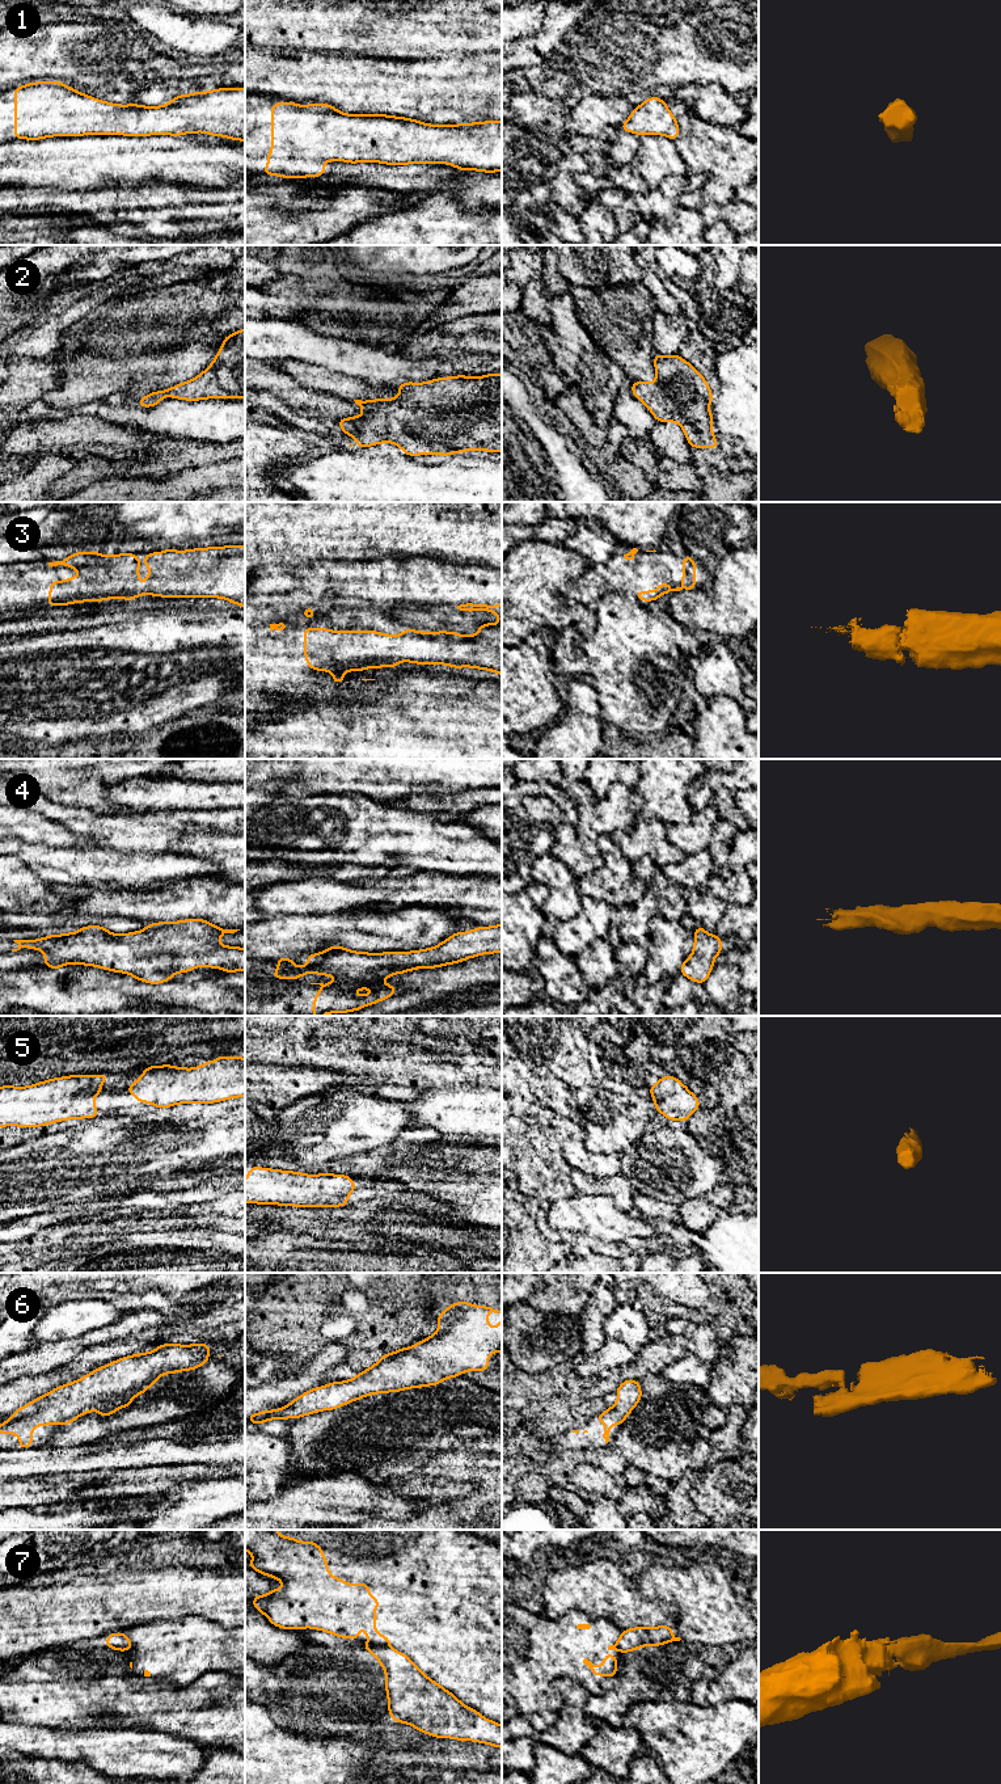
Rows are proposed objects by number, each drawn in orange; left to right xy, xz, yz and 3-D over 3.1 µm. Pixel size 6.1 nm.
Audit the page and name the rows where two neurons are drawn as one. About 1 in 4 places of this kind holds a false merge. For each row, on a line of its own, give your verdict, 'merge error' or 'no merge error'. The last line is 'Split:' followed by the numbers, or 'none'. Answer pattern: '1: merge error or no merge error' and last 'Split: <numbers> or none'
1: no merge error
2: no merge error
3: no merge error
4: no merge error
5: no merge error
6: no merge error
7: merge error
Split: 7

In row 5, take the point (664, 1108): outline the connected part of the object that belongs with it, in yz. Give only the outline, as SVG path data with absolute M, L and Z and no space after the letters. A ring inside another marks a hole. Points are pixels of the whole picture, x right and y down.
M672 1075L658 1079L649 1089L656 1112L668 1121L685 1122L694 1110L701 1108L697 1096Z

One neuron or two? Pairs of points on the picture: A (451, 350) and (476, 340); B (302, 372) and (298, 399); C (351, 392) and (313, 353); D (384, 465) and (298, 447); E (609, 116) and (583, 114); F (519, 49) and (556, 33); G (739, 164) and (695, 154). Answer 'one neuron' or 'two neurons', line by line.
A: one neuron
B: two neurons
C: two neurons
D: two neurons
E: one neuron
F: one neuron
G: one neuron

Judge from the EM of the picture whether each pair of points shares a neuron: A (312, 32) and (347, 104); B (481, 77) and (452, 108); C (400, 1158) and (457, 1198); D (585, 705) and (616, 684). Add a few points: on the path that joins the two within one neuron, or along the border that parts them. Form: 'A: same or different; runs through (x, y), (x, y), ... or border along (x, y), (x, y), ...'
A: different; border along (307, 50), (354, 53)
B: same; runs through (473, 85), (459, 100)
C: same; runs through (418, 1158), (431, 1158), (453, 1180)
D: different; border along (574, 677), (594, 688), (599, 717), (603, 721)

